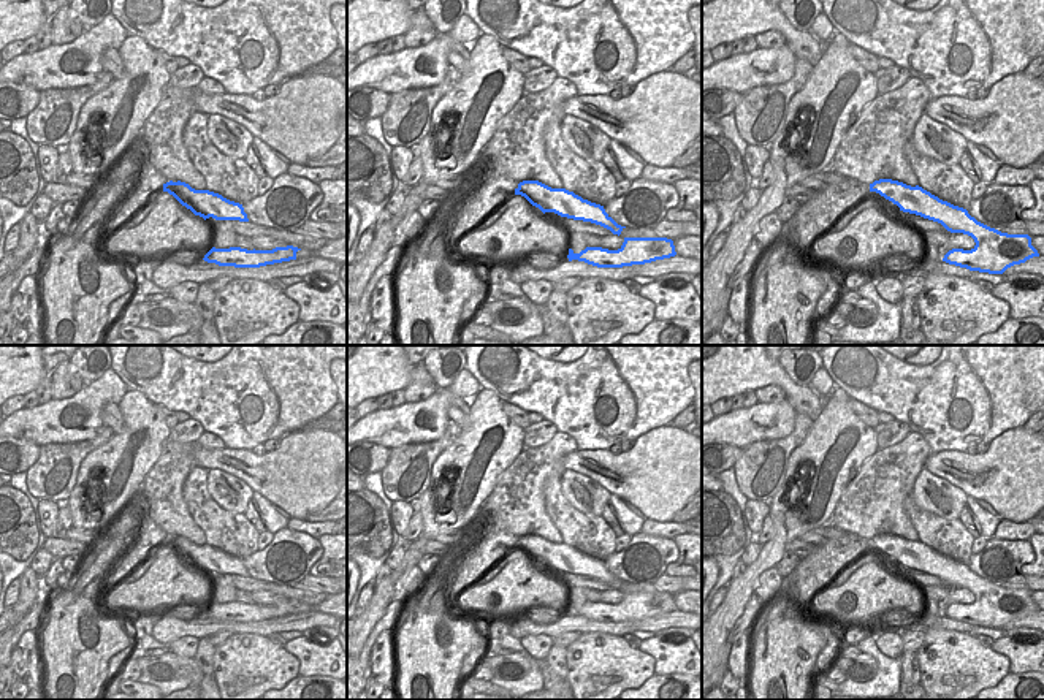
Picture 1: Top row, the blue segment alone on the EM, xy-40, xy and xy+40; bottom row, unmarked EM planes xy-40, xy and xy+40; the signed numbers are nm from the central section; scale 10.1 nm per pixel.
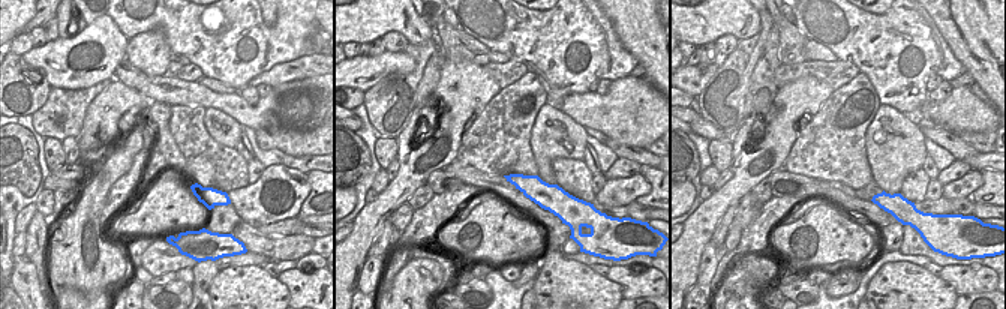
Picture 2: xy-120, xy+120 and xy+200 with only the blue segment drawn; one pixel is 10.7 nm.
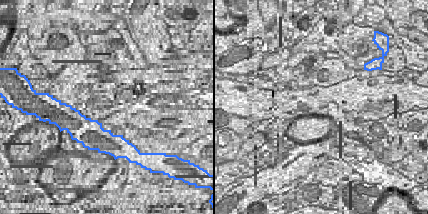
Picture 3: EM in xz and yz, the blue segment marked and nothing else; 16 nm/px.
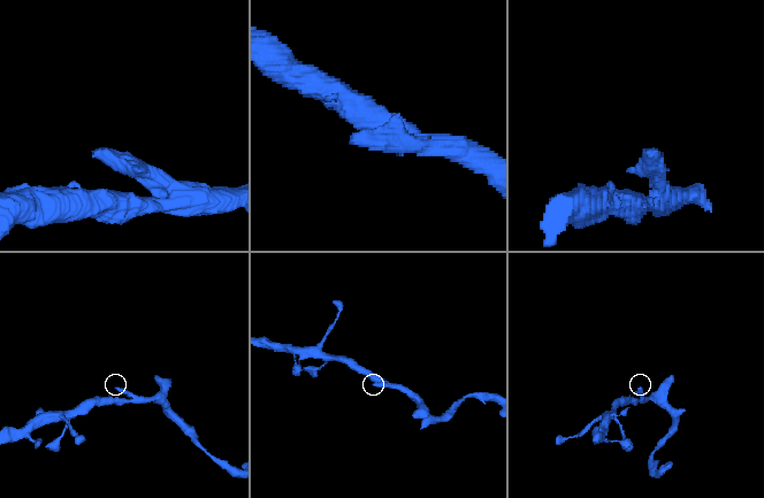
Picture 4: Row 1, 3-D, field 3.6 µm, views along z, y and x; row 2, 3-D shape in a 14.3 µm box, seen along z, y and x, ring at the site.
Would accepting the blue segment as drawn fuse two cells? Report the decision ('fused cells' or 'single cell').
single cell

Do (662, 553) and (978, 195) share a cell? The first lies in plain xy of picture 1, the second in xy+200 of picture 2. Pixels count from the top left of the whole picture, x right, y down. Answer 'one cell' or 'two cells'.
two cells

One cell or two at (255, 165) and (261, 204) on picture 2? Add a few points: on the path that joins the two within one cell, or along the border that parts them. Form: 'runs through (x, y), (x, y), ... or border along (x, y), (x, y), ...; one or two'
border along (266, 168), (249, 185); two

